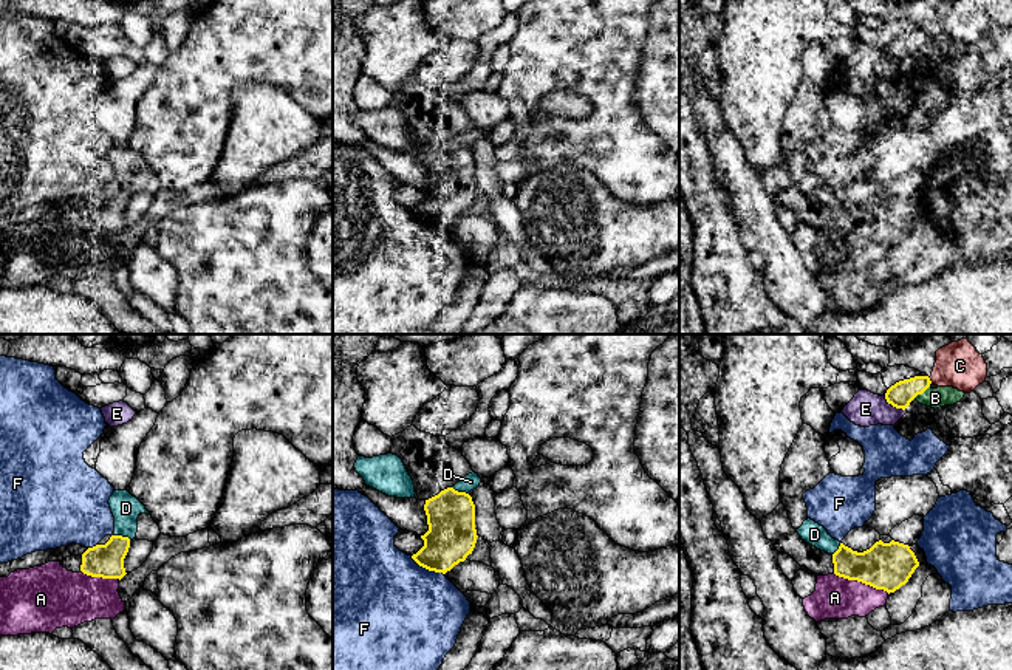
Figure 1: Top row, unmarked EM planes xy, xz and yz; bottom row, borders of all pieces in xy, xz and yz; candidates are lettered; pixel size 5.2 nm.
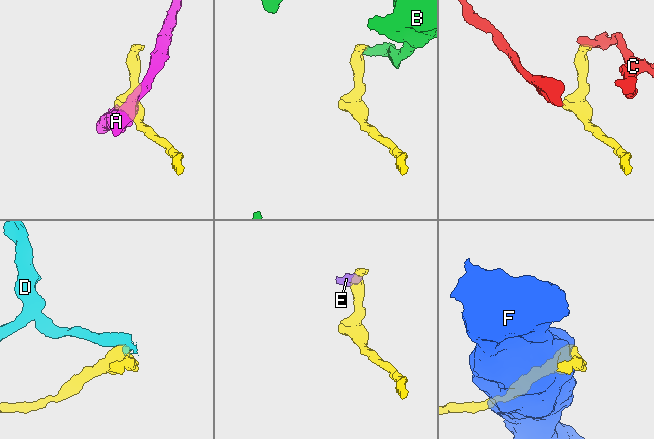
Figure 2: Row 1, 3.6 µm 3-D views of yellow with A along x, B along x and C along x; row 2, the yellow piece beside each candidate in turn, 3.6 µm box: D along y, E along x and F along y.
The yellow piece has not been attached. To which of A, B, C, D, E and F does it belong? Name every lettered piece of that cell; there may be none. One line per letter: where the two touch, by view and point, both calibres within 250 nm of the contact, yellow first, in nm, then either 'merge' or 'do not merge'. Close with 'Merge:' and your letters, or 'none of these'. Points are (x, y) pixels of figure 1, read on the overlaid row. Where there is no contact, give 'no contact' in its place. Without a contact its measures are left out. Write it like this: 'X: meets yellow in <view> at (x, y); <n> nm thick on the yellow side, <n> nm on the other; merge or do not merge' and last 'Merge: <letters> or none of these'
A: meets yellow in yz at (862, 582); 240 nm thick on the yellow side, 220 nm on the other; do not merge
B: meets yellow in yz at (921, 393); 130 nm thick on the yellow side, 110 nm on the other; do not merge
C: meets yellow in yz at (930, 381); 130 nm thick on the yellow side, 240 nm on the other; do not merge
D: meets yellow in xz at (460, 492); 260 nm thick on the yellow side, 90 nm on the other; do not merge
E: meets yellow in yz at (893, 406); 130 nm thick on the yellow side, 180 nm on the other; do not merge
F: meets yellow in xz at (427, 568); 260 nm thick on the yellow side, 480 nm on the other; do not merge
Merge: none of these

